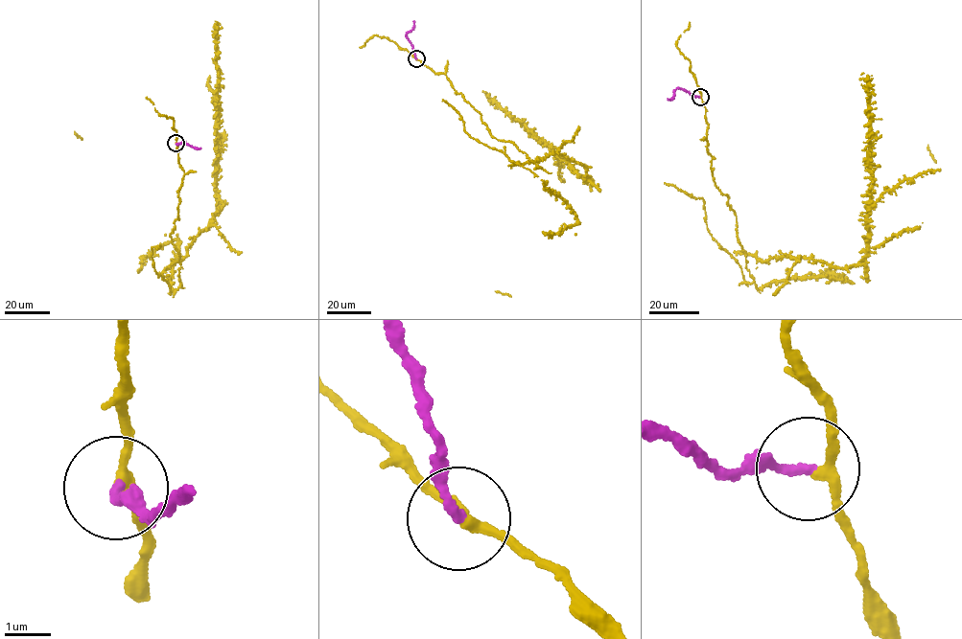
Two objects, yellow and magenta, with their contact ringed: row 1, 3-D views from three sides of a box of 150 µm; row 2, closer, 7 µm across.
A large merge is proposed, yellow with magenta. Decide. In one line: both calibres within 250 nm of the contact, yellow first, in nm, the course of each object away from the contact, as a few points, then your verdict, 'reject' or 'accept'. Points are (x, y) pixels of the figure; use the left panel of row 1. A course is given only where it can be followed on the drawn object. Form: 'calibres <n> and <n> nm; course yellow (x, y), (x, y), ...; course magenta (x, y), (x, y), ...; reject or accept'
calibres 200 and 190 nm; course yellow (175, 143), (175, 291), (161, 274), (222, 205), (217, 23); course magenta (175, 143), (183, 141), (200, 148); reject

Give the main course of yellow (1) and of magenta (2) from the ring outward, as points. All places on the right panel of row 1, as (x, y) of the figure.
1: (700, 96), (747, 283), (739, 252), (863, 262), (871, 133), (861, 74)
2: (700, 96), (678, 88), (668, 99)

